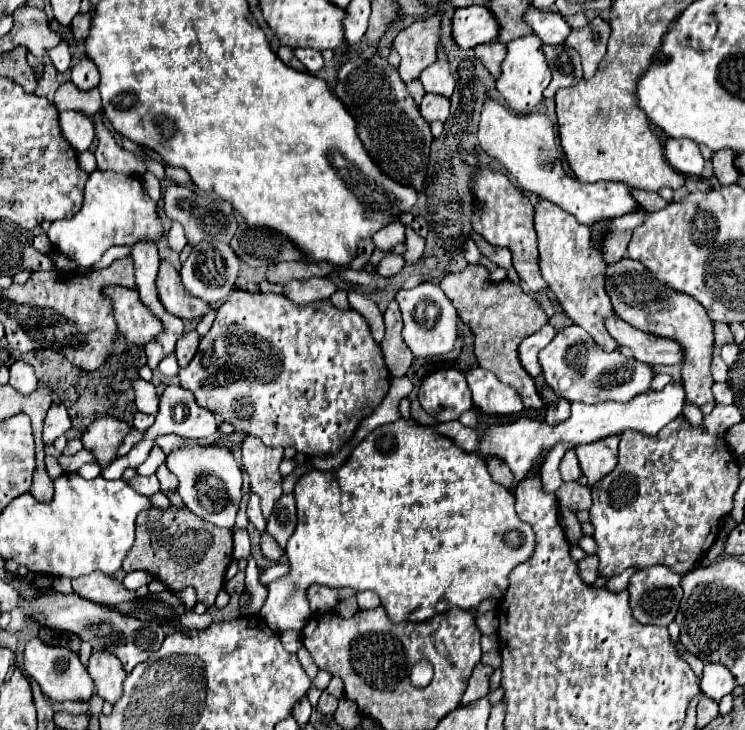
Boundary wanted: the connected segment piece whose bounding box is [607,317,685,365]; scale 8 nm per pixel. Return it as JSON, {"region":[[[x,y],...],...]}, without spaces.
{"region":[[[619,317],[609,319],[607,329],[611,331],[611,337],[617,339],[619,345],[627,345],[633,349],[637,361],[651,365],[681,365],[685,359],[683,347],[677,341],[633,329]]]}

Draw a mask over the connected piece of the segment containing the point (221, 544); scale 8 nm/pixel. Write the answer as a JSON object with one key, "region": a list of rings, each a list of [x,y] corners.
{"region":[[[157,507],[145,509],[137,515],[137,539],[129,557],[123,561],[123,571],[147,571],[155,579],[163,581],[169,591],[179,593],[181,589],[193,587],[197,601],[207,609],[215,605],[215,597],[223,587],[225,571],[233,561],[233,531],[217,529],[203,521],[189,509],[163,511]]]}

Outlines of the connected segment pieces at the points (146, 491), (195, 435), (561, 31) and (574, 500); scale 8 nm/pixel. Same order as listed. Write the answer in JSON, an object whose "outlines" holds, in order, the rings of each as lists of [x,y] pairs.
{"outlines":[[[[137,475],[133,481],[129,481],[129,485],[131,485],[137,493],[141,493],[141,495],[145,495],[145,497],[151,497],[151,495],[159,493],[159,481],[157,481],[155,475],[153,475],[153,477],[141,477],[141,475]]],[[[169,385],[169,387],[165,389],[165,393],[161,395],[161,405],[159,405],[157,419],[155,419],[155,423],[143,433],[143,439],[141,439],[127,455],[119,457],[113,465],[109,465],[109,469],[103,469],[101,473],[103,473],[105,479],[121,479],[121,475],[123,475],[125,469],[129,469],[129,467],[131,467],[131,469],[137,469],[137,467],[148,458],[151,449],[155,446],[155,439],[157,439],[159,435],[169,435],[169,433],[173,433],[173,435],[179,435],[179,437],[183,437],[183,439],[201,439],[201,437],[213,435],[215,431],[217,431],[217,423],[215,423],[213,413],[209,413],[209,411],[203,409],[203,407],[199,407],[199,405],[195,403],[195,397],[193,397],[191,391],[187,391],[187,389],[183,389],[183,387],[177,387],[177,385]]],[[[529,5],[529,13],[525,21],[529,21],[533,33],[539,35],[541,41],[549,45],[565,43],[565,37],[571,33],[571,27],[567,25],[565,17],[561,17],[555,11],[539,11]]],[[[577,481],[565,483],[557,493],[557,501],[561,507],[567,507],[575,513],[589,509],[591,507],[591,489],[585,485],[579,485]]]]}

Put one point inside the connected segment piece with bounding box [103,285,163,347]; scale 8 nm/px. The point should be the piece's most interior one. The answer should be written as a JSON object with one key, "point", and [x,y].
{"point":[136,324]}

